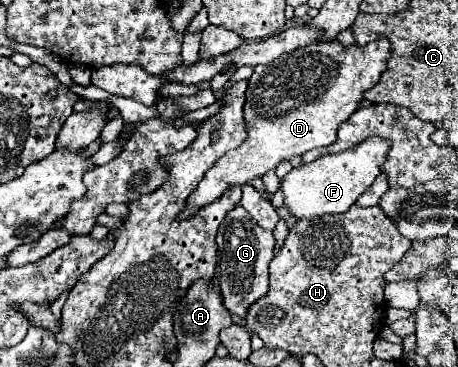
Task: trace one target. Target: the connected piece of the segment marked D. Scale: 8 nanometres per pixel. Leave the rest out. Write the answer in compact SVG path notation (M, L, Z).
M385 37L365 47L343 47L337 41L329 41L295 49L267 65L255 67L243 107L247 139L237 149L227 151L205 173L175 221L193 217L201 207L223 197L233 185L243 187L251 179L259 179L267 171L277 169L283 161L291 161L311 149L333 145L339 125L359 109L363 91L379 81L389 55L391 45Z

